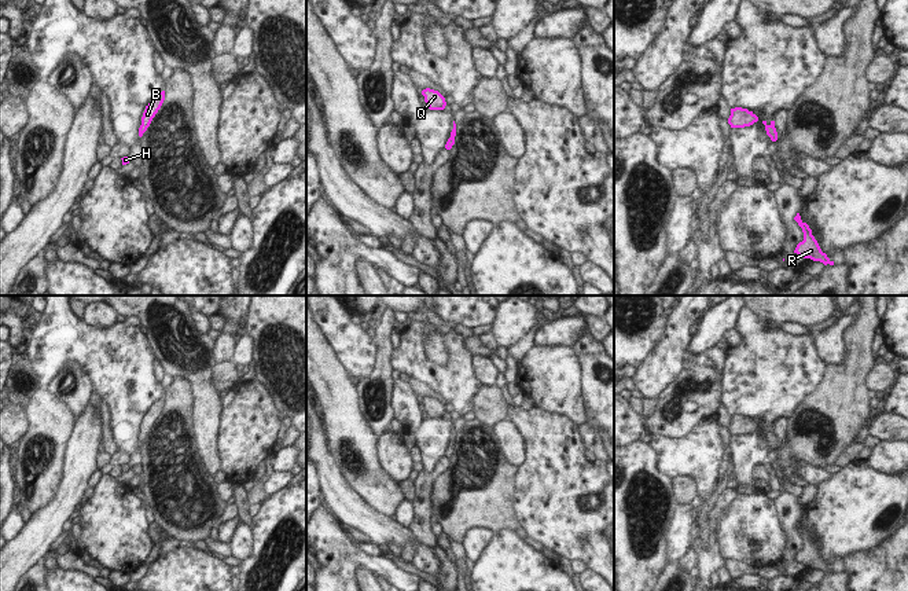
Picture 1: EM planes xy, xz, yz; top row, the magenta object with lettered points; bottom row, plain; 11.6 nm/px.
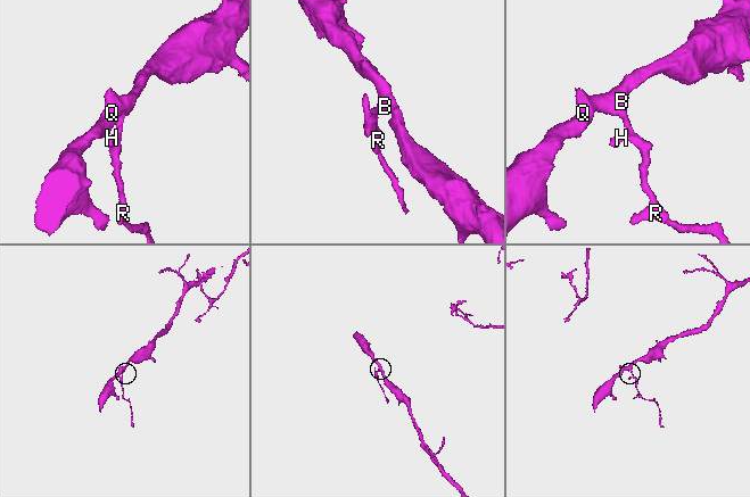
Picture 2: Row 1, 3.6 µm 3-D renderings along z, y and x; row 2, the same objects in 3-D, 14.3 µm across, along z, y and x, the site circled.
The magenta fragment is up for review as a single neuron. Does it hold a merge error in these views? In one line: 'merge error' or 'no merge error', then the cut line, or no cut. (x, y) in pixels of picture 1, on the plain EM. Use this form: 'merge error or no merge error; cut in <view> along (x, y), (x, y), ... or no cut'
no merge error; no cut

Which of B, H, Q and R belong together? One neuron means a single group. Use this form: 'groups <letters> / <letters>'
groups B H Q R

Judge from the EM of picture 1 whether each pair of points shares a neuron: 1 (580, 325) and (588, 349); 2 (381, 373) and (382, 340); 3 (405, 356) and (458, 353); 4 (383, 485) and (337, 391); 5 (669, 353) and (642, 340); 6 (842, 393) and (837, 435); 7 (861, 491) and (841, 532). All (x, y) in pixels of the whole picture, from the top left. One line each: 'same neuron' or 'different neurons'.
1: different neurons
2: same neuron
3: same neuron
4: same neuron
5: different neurons
6: same neuron
7: same neuron

